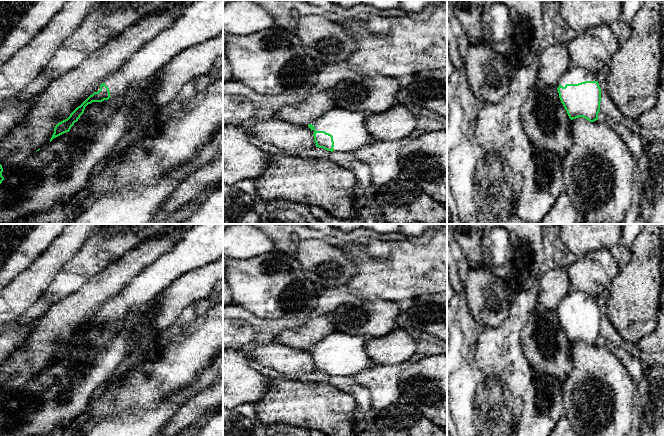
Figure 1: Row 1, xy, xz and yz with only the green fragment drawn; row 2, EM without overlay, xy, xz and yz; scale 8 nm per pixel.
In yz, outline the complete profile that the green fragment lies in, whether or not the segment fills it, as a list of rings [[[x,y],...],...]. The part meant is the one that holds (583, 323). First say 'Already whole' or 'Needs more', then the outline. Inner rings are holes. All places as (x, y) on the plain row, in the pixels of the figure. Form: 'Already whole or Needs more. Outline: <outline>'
Needs more. Outline: [[[571,289],[556,310],[559,322],[571,344],[583,341],[590,346],[598,344],[601,312],[597,298]]]

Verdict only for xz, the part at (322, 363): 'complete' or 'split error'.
split error

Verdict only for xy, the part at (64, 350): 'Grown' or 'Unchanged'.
Grown

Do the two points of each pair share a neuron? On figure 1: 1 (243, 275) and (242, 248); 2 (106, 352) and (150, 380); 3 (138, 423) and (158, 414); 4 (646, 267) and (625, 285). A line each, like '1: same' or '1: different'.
1: different
2: different
3: same
4: same

